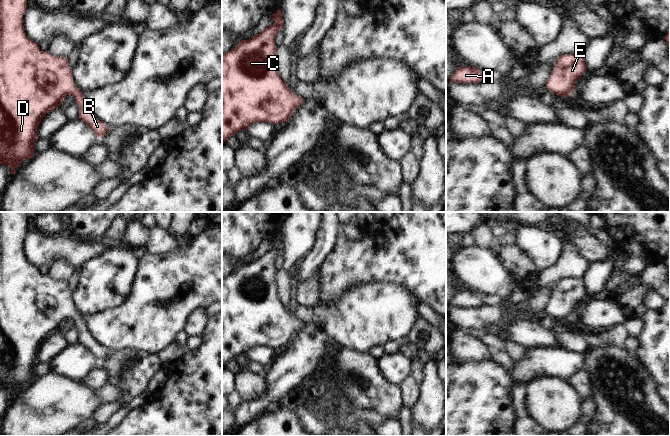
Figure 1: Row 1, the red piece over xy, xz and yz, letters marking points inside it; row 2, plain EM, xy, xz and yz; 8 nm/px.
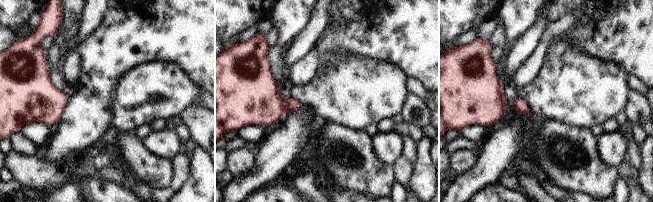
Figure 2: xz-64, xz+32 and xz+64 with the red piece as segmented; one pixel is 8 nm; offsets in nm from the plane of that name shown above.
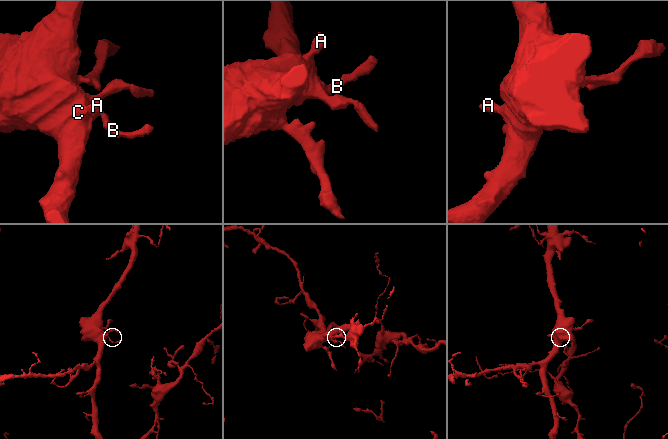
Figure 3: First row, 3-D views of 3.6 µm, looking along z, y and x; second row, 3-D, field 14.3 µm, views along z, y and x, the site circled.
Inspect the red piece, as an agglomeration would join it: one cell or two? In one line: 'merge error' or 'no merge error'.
no merge error

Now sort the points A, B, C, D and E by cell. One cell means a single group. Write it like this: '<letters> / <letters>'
A B C D E

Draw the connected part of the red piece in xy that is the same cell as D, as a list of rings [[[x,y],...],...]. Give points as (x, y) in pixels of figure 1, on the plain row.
[[[0,212],[0,387],[10,392],[15,399],[17,391],[34,378],[34,367],[38,364],[37,354],[43,341],[59,331],[66,319],[72,319],[78,329],[78,343],[83,345],[99,362],[108,356],[102,345],[98,344],[88,332],[81,315],[75,310],[72,294],[67,282],[54,281],[39,272],[38,267],[27,262],[23,251],[23,239],[27,232],[27,222],[31,212]]]

